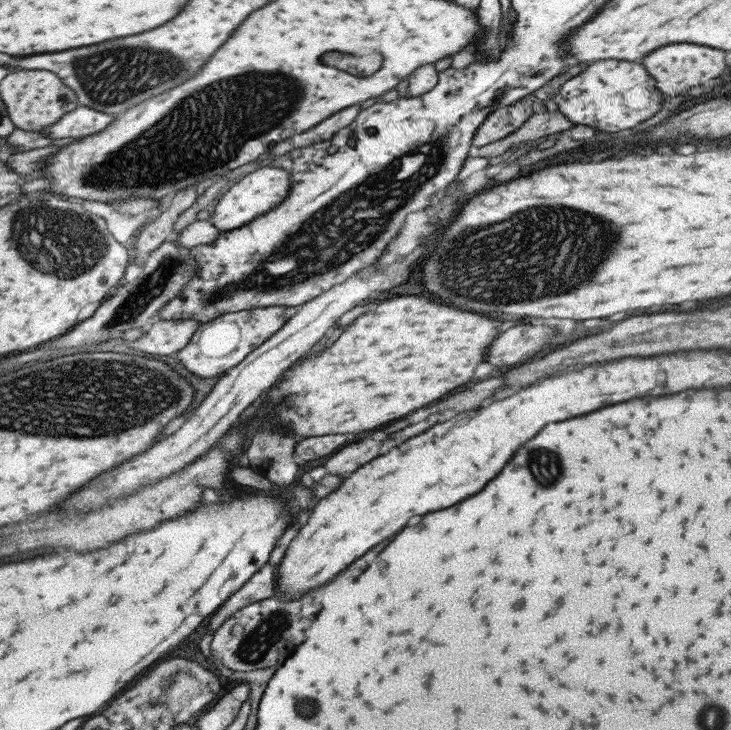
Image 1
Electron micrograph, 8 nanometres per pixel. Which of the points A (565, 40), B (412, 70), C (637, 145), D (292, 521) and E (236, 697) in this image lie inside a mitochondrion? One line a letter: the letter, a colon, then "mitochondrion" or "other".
A: other
B: other
C: other
D: other
E: other

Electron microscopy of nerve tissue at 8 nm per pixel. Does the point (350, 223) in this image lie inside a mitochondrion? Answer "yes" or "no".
yes

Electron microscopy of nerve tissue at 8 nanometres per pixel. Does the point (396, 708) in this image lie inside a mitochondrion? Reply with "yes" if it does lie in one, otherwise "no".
no

